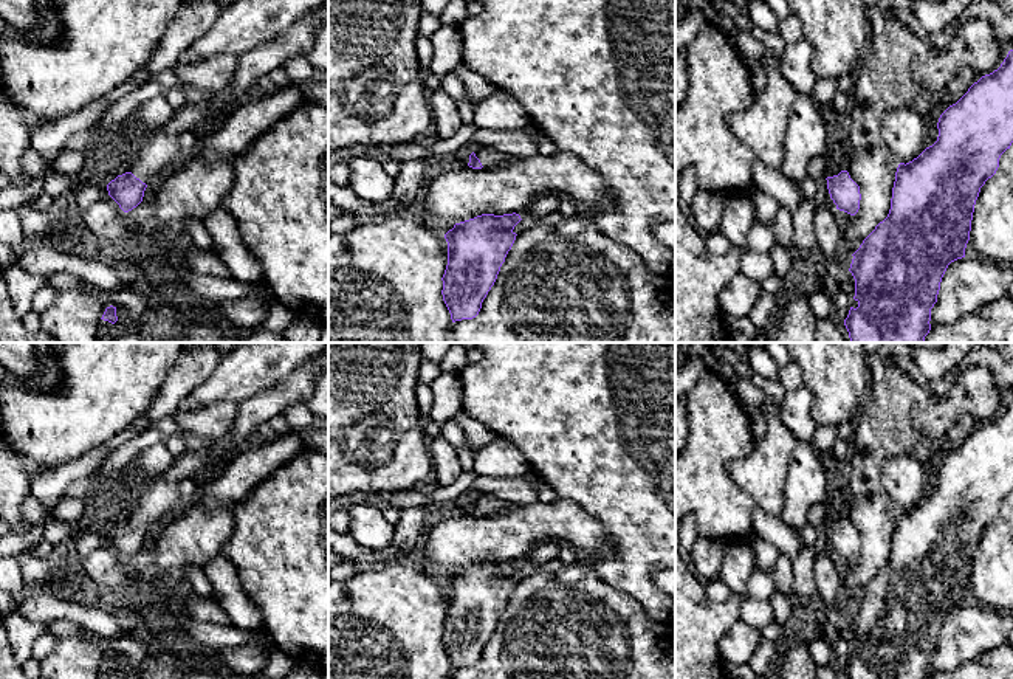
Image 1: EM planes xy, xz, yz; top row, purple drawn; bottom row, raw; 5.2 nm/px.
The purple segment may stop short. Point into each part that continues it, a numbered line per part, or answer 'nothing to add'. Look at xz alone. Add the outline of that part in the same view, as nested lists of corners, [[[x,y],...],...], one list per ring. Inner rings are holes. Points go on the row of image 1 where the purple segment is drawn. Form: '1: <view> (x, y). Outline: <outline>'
1: xz (490, 157). Outline: [[[494,146],[476,147],[474,153],[485,169],[502,167],[511,161],[511,157]]]

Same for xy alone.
1: xy (160, 151). Outline: [[[328,0],[294,22],[276,39],[237,57],[237,71],[232,84],[208,102],[184,105],[163,127],[153,129],[141,138],[138,150],[133,153],[130,172],[146,184],[153,184],[186,155],[180,146],[180,136],[187,130],[203,127],[208,115],[226,105],[234,98],[249,98],[256,93],[256,82],[262,76],[270,76],[273,70],[283,68],[288,59],[305,56],[313,43],[316,33],[328,25]]]

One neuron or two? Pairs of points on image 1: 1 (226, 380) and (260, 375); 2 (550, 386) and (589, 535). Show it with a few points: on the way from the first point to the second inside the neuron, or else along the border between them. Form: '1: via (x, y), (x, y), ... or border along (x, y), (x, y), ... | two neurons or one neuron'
1: via (234, 380), (239, 375), (253, 375) | one neuron
2: border along (556, 498), (572, 501), (589, 512), (607, 535) | two neurons

